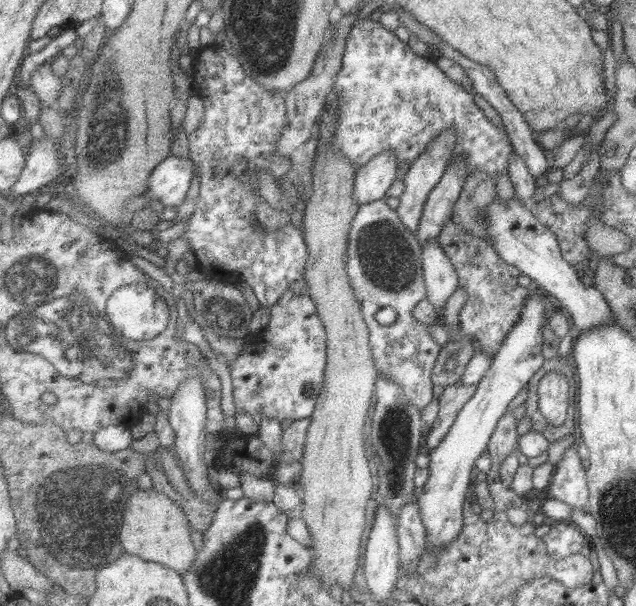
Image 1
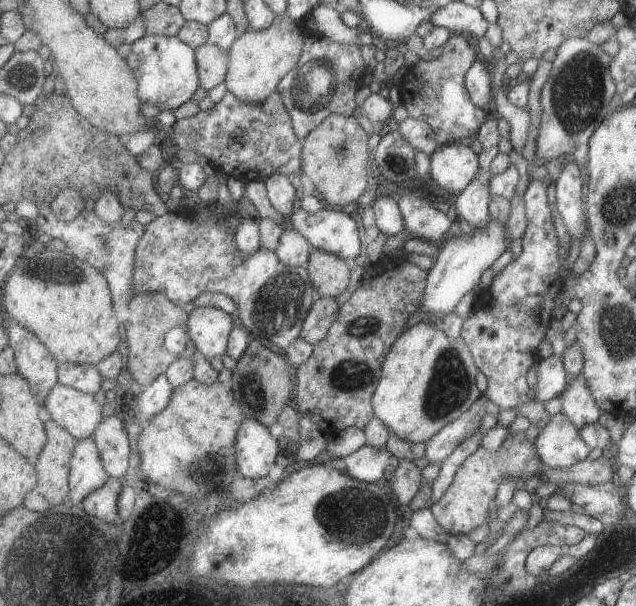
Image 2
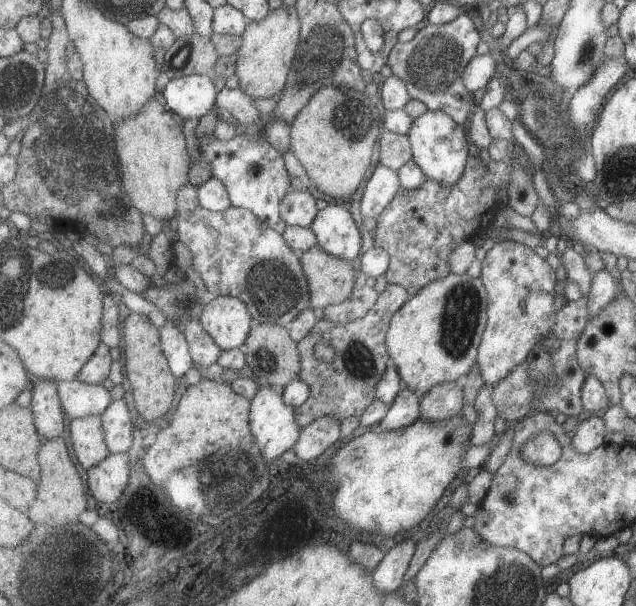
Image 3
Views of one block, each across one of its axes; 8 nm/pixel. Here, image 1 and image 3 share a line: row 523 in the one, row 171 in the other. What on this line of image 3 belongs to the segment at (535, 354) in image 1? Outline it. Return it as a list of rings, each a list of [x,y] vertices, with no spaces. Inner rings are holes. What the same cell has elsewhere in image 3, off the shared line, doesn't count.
[[[427,110],[414,120],[409,134],[412,141],[414,162],[427,174],[428,179],[441,182],[443,185],[455,185],[461,181],[469,163],[469,138],[449,114],[442,111]]]

